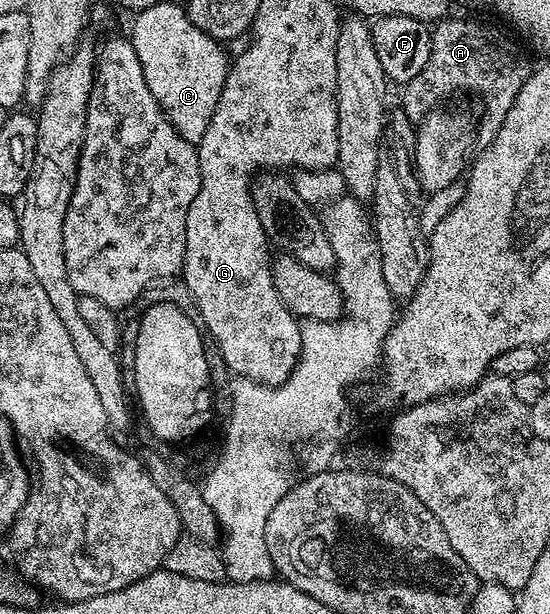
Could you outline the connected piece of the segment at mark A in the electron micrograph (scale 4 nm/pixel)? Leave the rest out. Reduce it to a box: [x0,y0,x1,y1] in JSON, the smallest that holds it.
[400,16,532,144]

